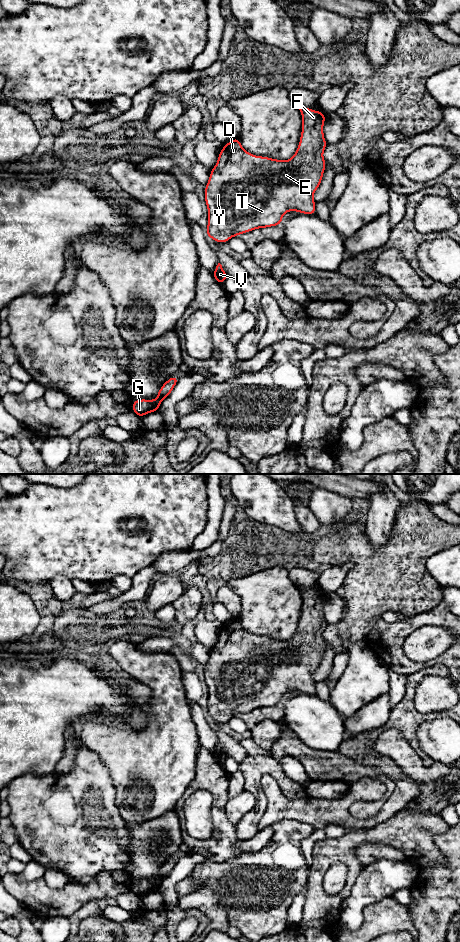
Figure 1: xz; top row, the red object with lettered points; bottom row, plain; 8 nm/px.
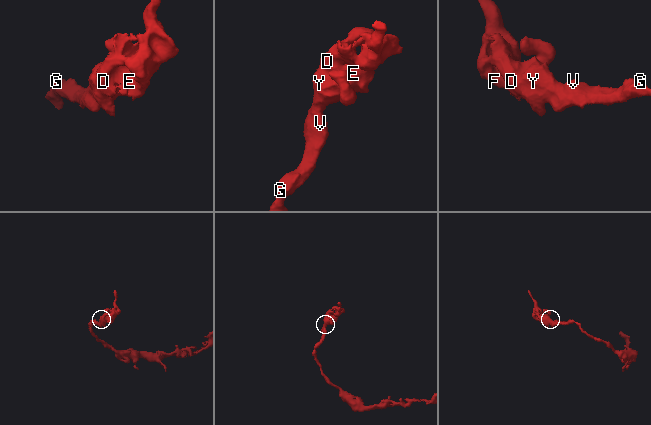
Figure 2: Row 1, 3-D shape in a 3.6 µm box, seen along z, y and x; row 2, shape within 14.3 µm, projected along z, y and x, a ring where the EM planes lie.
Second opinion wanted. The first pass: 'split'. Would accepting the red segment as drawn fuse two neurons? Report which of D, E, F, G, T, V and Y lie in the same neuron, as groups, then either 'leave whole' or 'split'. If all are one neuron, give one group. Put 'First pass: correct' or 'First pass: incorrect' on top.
First pass: incorrect
D E F G T V Y | leave whole

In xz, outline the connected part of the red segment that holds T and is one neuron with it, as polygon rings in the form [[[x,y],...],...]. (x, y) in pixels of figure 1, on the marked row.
[[[302,105],[298,108],[302,115],[302,132],[297,151],[291,159],[253,155],[243,149],[238,137],[221,149],[204,188],[208,208],[207,237],[225,243],[234,236],[255,229],[281,225],[282,216],[289,211],[316,213],[313,194],[319,188],[326,169],[323,158],[328,145],[323,132],[326,114]]]

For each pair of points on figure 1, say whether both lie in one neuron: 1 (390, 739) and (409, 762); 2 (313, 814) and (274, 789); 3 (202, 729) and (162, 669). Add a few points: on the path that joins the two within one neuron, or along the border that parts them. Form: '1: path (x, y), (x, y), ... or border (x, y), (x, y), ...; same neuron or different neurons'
1: path (394, 745), (404, 756); same neuron
2: path (302, 810), (291, 809), (281, 800); same neuron
3: border (188, 701), (190, 715), (197, 735); different neurons

